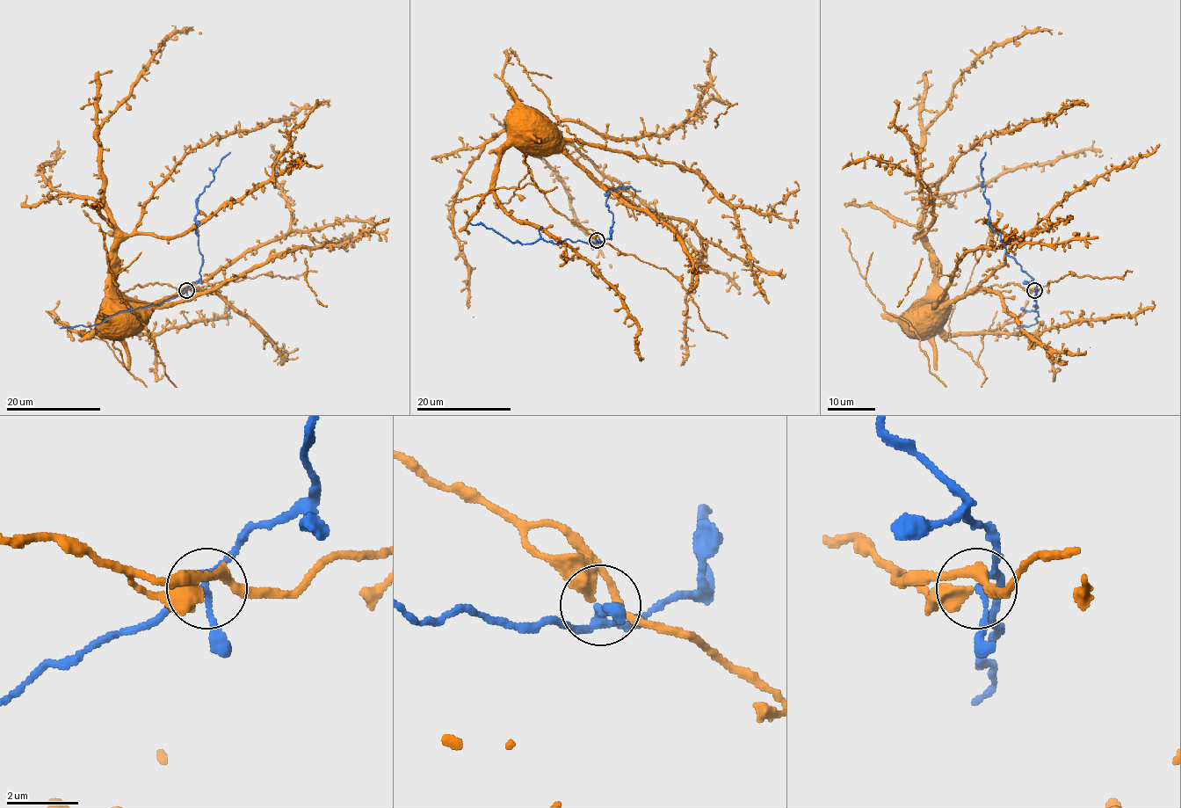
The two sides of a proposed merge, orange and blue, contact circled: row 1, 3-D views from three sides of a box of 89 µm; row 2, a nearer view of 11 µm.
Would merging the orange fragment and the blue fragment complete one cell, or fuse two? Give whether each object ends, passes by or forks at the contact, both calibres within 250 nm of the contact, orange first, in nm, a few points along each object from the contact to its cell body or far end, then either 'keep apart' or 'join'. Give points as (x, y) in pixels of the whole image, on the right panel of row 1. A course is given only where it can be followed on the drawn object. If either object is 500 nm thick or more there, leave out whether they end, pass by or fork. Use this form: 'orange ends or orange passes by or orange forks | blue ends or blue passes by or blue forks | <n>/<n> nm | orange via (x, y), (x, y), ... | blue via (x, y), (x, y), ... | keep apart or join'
orange passes by | blue forks | 320/160 nm | orange via (1033, 291), (1018, 283), (993, 285), (962, 294), (950, 316), (938, 305), (920, 303), (913, 320) | blue via (1033, 291), (1036, 283), (1006, 252), (1005, 244), (988, 222), (989, 201), (981, 185), (981, 162), (985, 152) | keep apart

